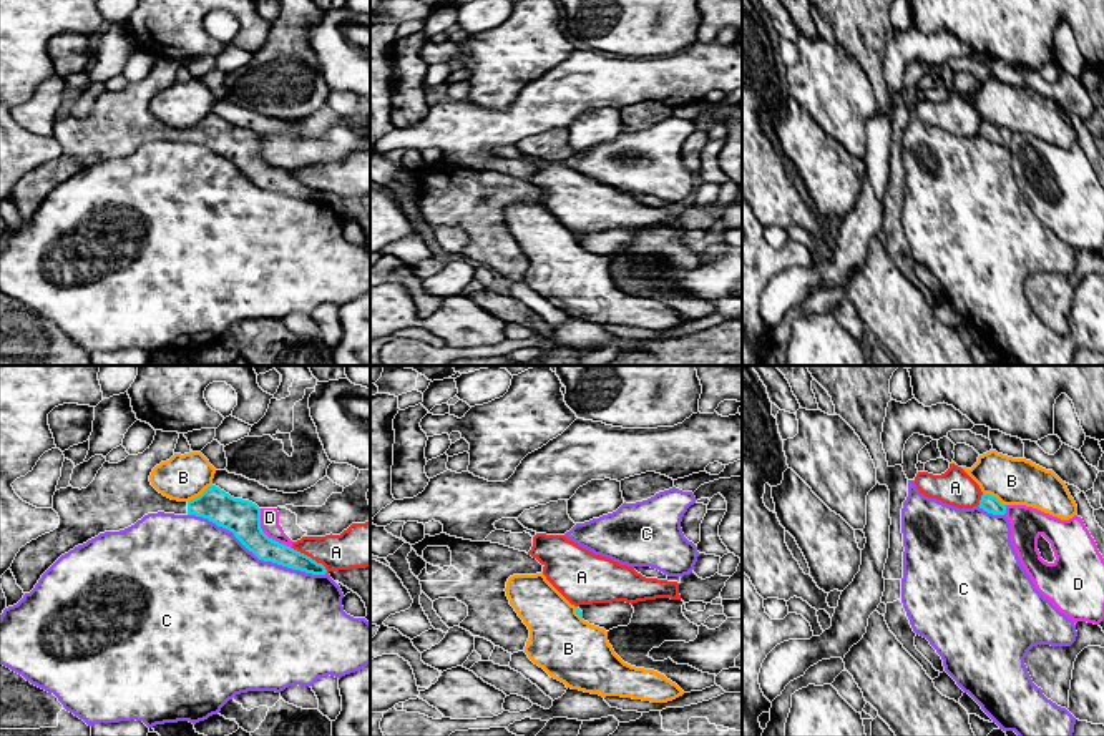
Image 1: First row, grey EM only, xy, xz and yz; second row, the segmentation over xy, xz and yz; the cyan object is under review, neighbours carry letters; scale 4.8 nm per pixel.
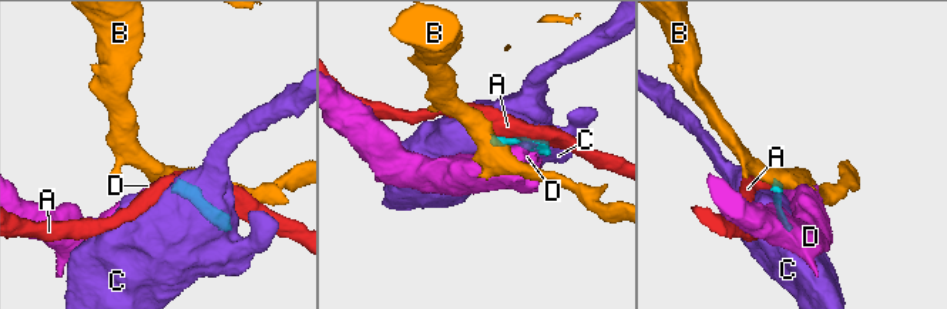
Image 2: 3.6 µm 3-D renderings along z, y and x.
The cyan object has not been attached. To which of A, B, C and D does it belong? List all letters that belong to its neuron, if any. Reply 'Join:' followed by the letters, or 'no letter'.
Join: no letter

